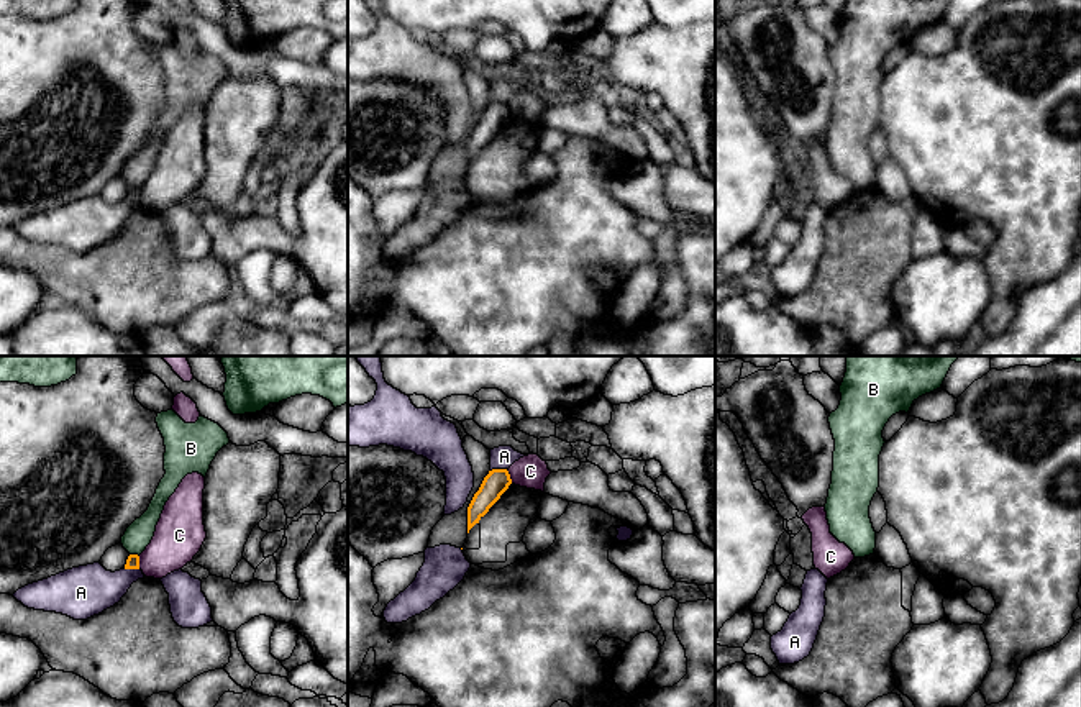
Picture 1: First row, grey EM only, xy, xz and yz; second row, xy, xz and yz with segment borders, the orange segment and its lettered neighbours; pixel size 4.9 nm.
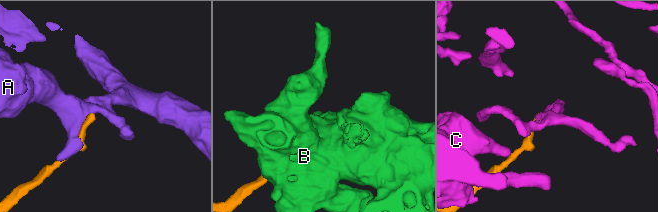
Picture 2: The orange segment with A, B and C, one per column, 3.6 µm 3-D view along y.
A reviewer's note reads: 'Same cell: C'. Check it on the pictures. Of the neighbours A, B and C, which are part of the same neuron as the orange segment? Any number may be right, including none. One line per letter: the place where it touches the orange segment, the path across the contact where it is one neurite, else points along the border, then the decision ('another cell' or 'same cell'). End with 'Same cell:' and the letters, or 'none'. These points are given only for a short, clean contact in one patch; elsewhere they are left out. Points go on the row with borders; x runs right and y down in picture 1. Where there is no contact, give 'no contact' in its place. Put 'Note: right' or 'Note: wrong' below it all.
A: xz (497, 469) | another cell
B: xy (135, 555) | along xy (130, 553), (138, 556) | another cell
C: xz (509, 476) | along xz (506, 469), (512, 483) | another cell
Same cell: none
Note: wrong

